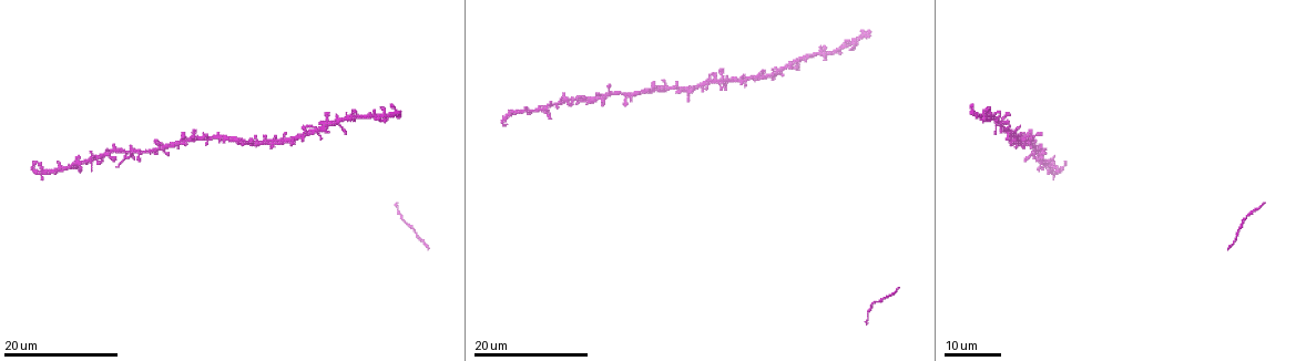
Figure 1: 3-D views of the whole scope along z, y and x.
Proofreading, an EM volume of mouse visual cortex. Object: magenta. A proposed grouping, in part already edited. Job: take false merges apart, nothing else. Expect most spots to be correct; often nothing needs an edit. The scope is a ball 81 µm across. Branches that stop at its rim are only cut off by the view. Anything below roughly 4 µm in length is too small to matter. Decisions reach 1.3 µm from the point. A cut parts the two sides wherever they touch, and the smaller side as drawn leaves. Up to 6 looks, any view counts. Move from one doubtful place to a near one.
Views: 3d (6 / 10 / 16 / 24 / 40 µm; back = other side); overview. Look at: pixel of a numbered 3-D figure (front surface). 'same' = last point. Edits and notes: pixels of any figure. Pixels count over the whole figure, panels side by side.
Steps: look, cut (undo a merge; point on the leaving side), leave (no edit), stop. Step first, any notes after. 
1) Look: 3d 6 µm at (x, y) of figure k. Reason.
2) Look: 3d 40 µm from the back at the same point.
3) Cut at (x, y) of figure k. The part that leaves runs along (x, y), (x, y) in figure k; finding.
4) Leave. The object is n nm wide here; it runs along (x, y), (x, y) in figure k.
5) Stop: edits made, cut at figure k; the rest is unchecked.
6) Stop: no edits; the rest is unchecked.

Look: 3d 16 µm at (366, 116) of figure 1. Thin neck.

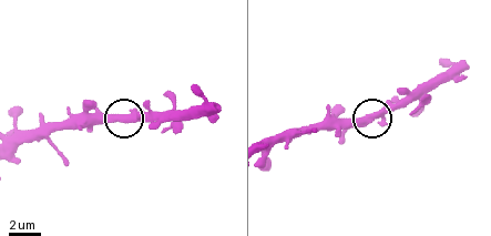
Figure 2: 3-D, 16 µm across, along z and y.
Look: 3d 10 µm at (368, 121) of figure 2.

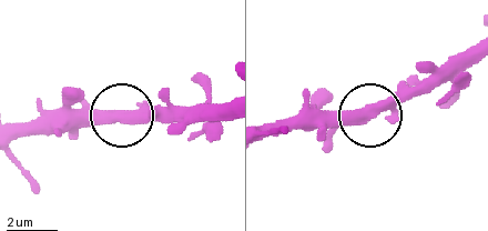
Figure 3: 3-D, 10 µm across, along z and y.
Leave. One neuron here.

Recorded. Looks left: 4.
Look: 3d 24 µm at (302, 135) of figure 1. Four arms meet.

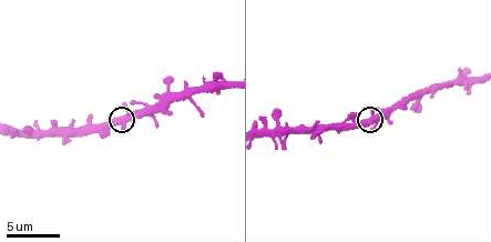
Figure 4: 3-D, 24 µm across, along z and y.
Look: 3d 6 µm at (119, 118) of figure 4.

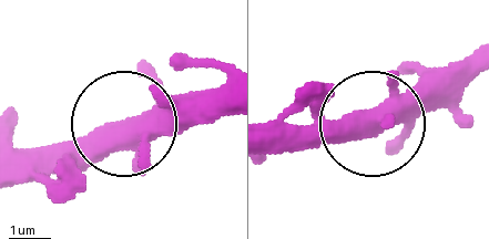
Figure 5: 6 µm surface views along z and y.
Leave. 4 arms meet here; all the same neuron.

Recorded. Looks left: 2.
Look: 3d 16 µm at (555, 103) of figure 1. Side arm on a straight run.

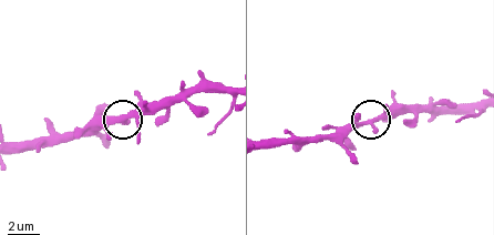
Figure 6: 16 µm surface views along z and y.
Look: 3d 10 µm at (369, 124) of figure 6.

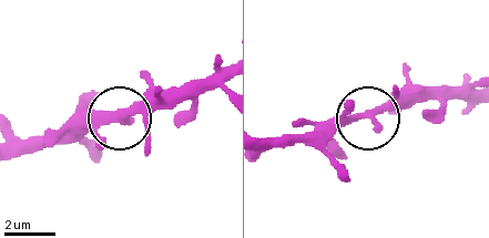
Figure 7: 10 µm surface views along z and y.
Leave. 3 arms meet here; one neuron here.

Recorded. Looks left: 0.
Stop: no edits; the rest is unchecked.

